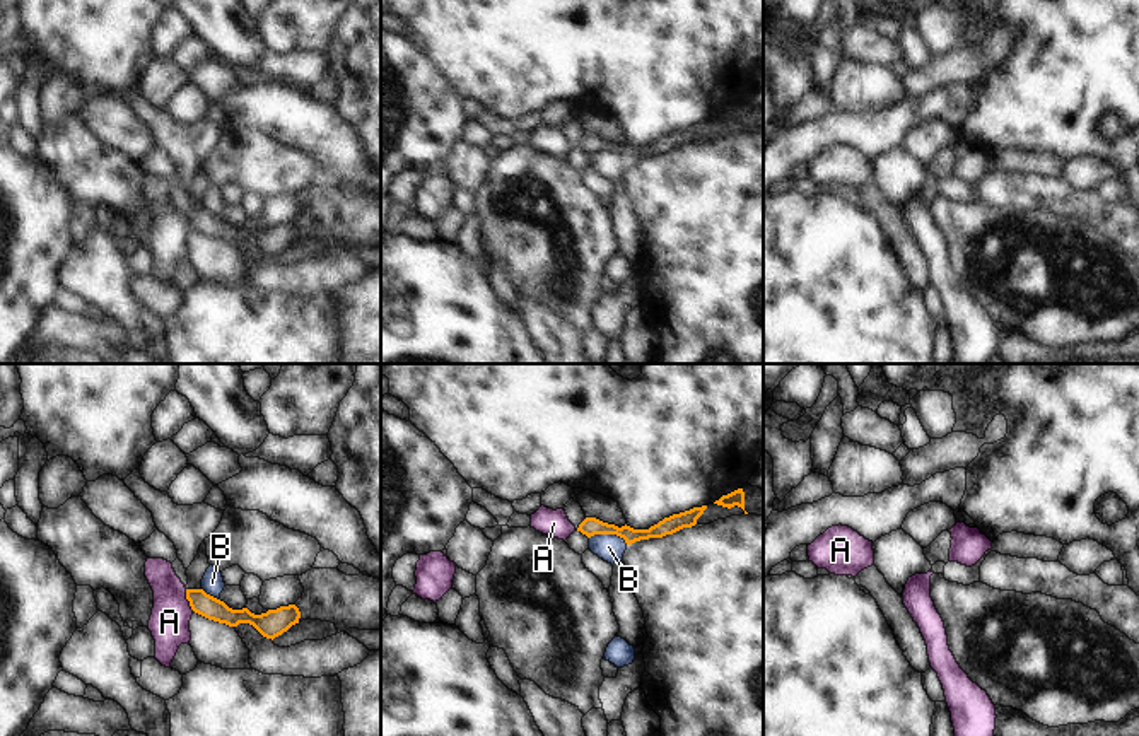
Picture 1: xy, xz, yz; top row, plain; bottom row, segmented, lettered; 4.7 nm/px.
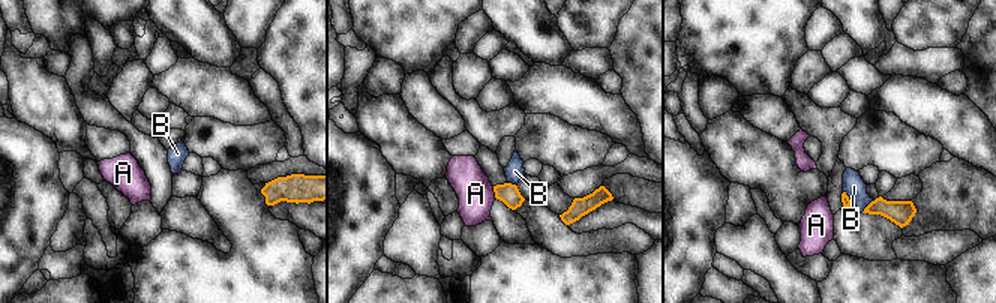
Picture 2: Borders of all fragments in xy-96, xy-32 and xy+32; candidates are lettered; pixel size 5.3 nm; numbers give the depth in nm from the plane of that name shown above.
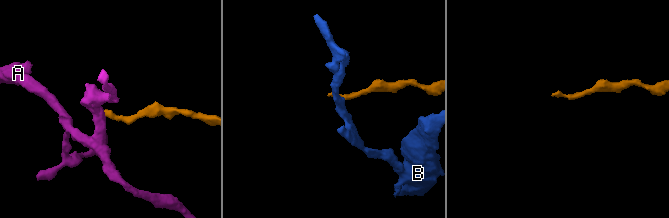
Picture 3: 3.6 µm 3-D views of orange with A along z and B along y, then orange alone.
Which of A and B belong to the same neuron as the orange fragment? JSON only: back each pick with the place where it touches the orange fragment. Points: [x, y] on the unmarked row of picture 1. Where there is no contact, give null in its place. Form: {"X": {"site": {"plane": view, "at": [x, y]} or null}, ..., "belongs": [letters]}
{"belongs": []}

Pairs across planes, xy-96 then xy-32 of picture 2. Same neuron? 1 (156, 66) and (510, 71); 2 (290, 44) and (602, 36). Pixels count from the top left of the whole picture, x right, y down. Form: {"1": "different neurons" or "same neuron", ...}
{"1": "same neuron", "2": "different neurons"}

